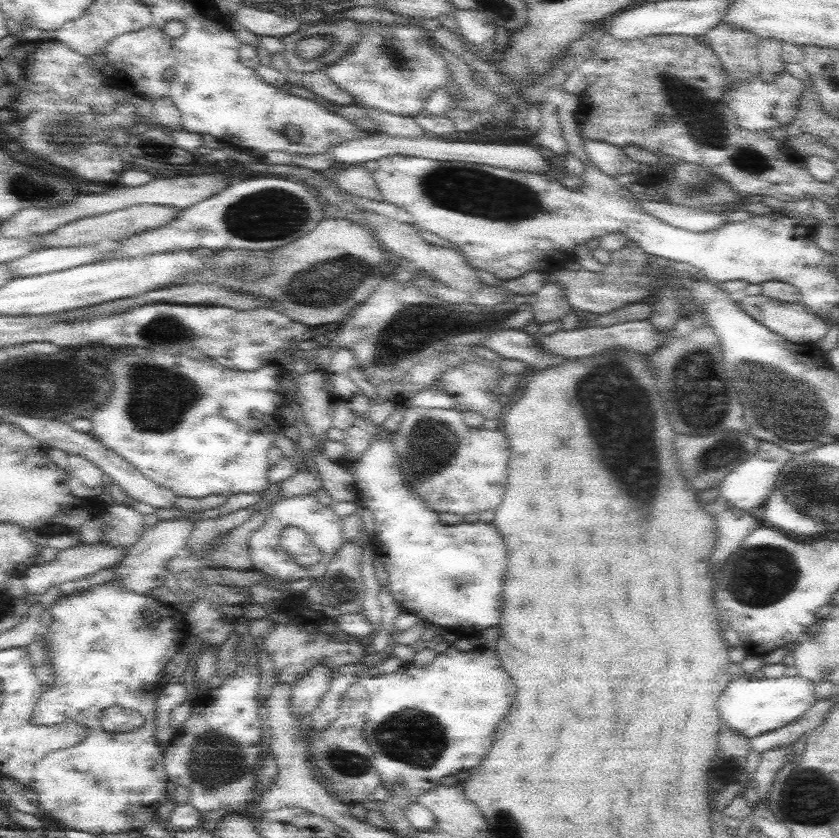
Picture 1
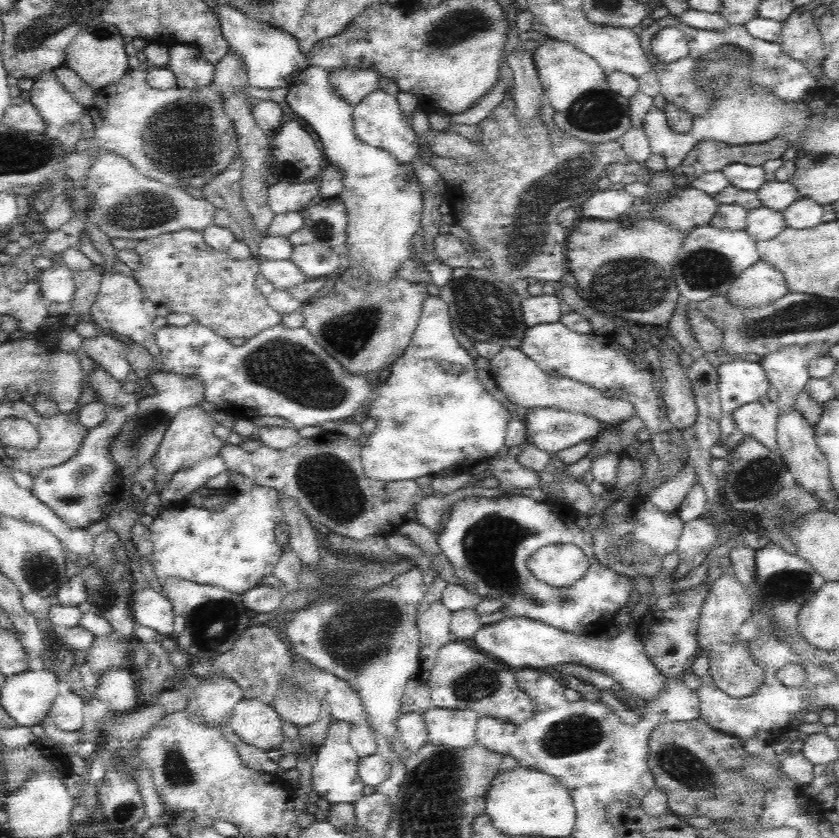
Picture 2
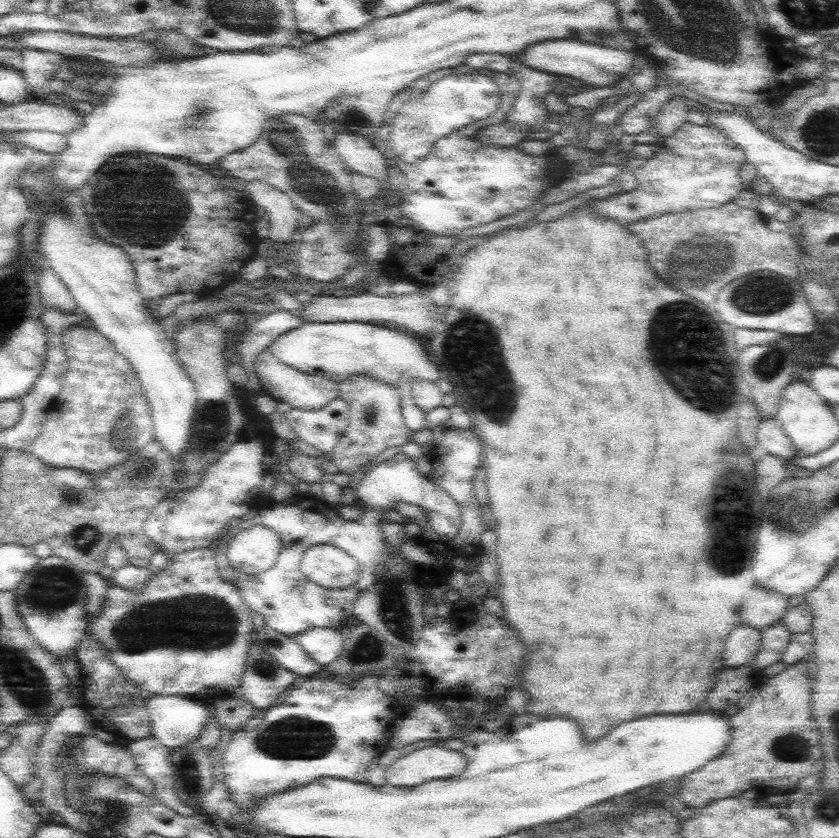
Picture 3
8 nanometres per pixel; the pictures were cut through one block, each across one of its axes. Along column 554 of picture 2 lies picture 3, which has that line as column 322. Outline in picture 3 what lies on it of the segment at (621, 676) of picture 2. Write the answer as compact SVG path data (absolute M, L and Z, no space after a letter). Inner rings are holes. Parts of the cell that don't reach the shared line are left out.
M311 628L295 639L318 664L326 666L340 656L345 636L342 628Z

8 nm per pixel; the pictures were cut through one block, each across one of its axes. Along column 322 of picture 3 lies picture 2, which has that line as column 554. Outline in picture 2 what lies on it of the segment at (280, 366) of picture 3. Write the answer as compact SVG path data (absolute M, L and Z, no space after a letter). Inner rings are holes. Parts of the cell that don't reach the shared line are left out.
M503 346L498 354L490 360L489 373L498 388L504 392L513 406L524 406L526 409L536 407L558 408L570 412L584 413L594 418L595 422L607 422L615 427L622 420L634 416L633 404L625 398L610 398L604 392L578 382L573 378L546 374L531 358L519 348Z

